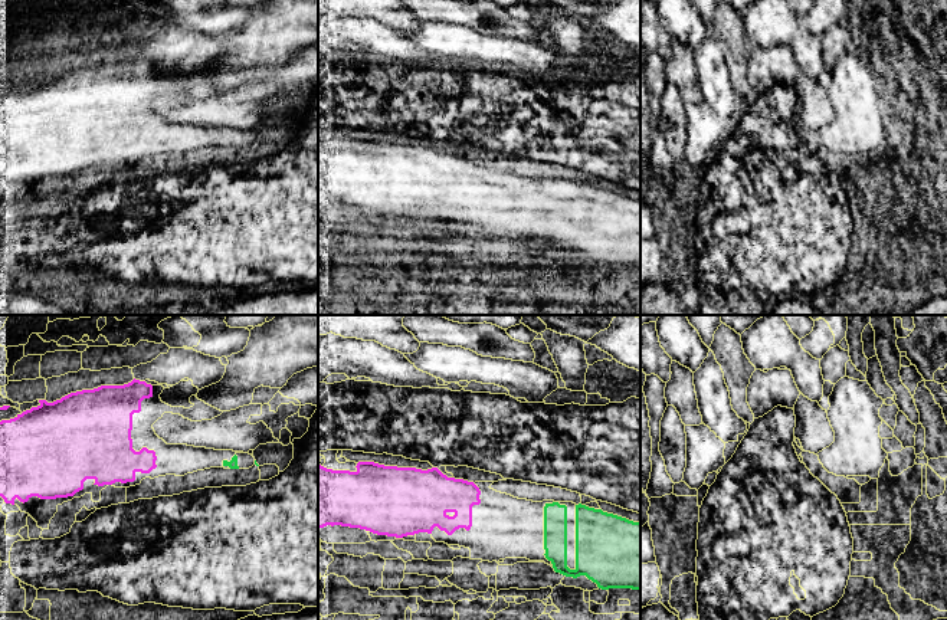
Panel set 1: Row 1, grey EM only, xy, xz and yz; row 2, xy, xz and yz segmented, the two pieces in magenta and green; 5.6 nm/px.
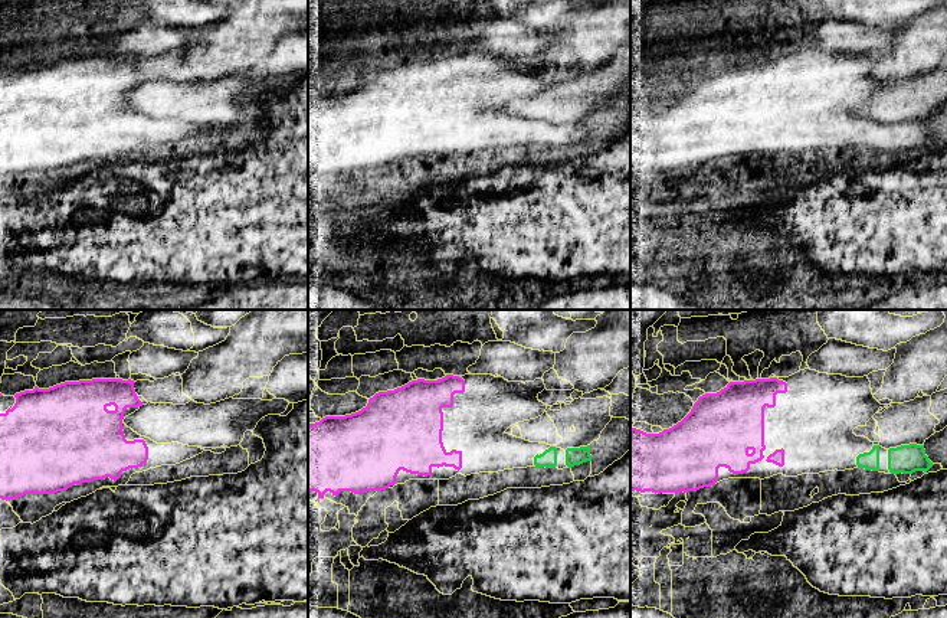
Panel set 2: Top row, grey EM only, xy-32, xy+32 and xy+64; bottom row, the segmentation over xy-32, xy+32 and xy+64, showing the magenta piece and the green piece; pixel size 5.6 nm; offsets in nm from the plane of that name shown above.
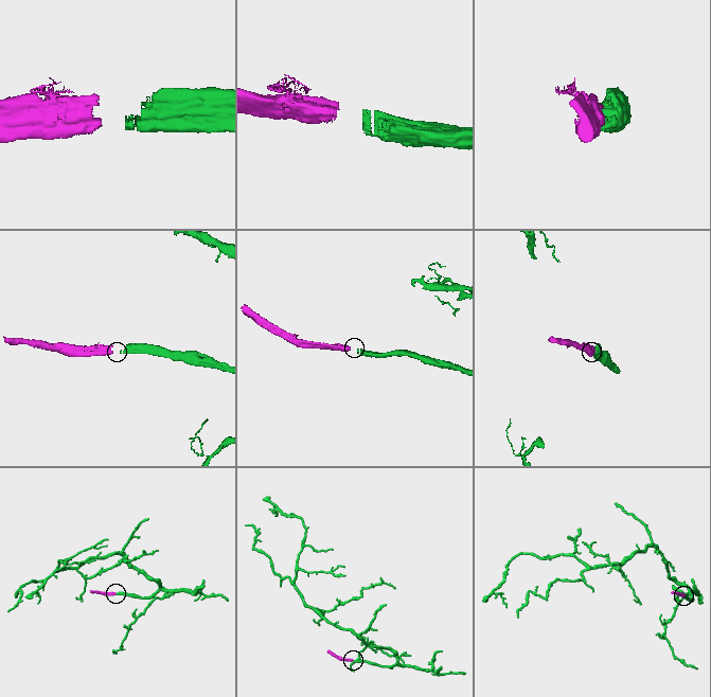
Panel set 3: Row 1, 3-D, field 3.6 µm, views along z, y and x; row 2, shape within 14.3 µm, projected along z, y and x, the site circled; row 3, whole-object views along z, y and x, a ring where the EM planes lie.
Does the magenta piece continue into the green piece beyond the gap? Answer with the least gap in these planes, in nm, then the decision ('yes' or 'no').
360 nm | yes

